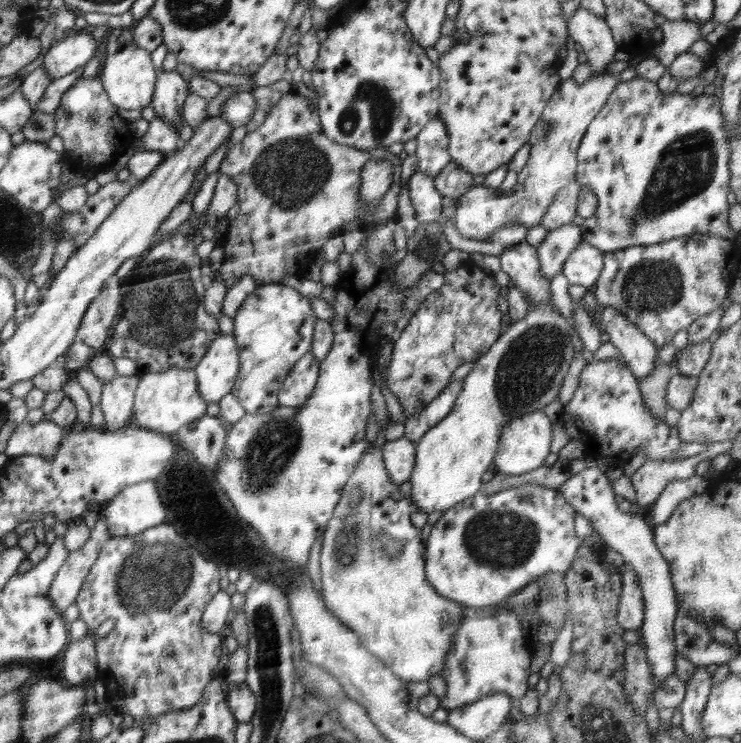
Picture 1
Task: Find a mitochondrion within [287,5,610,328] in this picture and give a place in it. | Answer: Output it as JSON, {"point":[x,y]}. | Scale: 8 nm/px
{"point":[370,106]}

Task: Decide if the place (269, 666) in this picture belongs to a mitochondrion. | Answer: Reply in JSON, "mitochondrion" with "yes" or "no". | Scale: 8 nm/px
{"mitochondrion":"yes"}

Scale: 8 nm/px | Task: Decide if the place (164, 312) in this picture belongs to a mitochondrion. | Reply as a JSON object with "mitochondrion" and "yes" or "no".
{"mitochondrion":"yes"}

